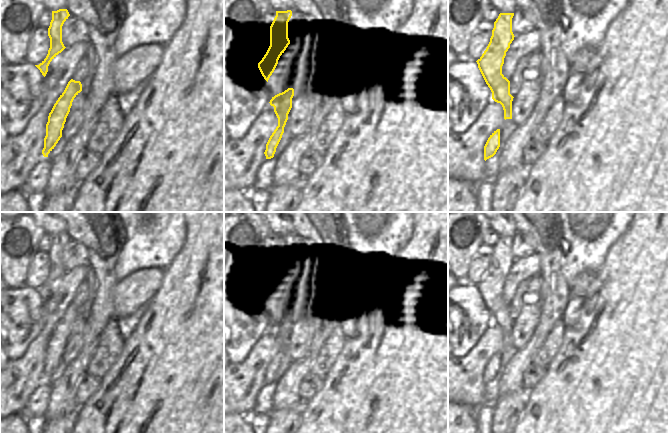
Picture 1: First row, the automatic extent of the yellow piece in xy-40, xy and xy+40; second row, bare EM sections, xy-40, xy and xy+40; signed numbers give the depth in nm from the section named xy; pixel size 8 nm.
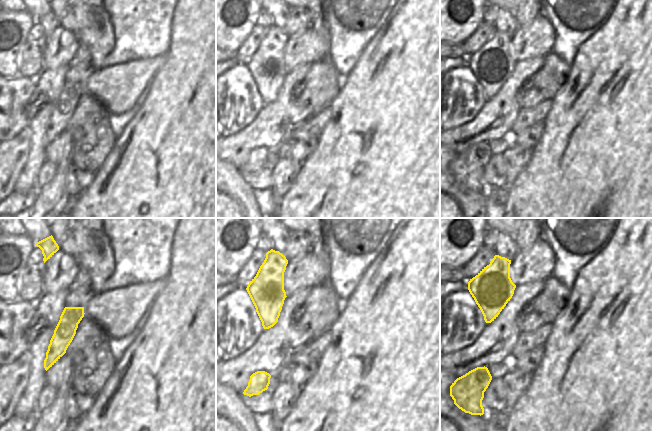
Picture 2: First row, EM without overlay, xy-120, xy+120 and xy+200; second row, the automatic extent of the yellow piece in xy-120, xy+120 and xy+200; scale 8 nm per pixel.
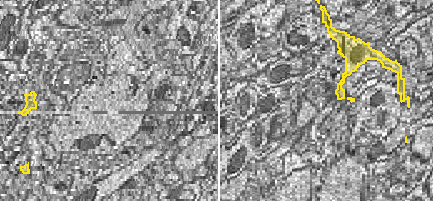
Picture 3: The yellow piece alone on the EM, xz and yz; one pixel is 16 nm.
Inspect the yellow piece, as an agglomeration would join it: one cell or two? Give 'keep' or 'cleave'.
cleave

